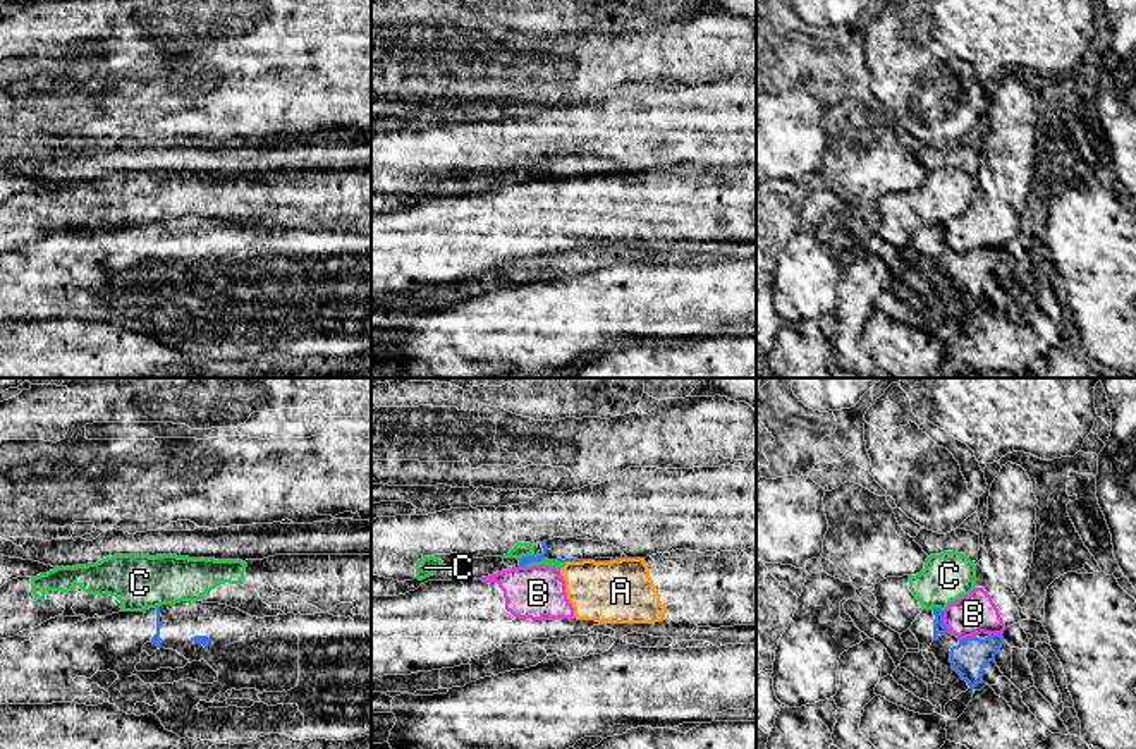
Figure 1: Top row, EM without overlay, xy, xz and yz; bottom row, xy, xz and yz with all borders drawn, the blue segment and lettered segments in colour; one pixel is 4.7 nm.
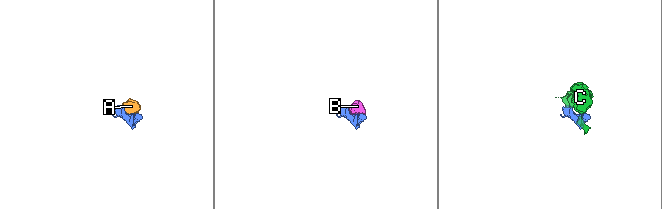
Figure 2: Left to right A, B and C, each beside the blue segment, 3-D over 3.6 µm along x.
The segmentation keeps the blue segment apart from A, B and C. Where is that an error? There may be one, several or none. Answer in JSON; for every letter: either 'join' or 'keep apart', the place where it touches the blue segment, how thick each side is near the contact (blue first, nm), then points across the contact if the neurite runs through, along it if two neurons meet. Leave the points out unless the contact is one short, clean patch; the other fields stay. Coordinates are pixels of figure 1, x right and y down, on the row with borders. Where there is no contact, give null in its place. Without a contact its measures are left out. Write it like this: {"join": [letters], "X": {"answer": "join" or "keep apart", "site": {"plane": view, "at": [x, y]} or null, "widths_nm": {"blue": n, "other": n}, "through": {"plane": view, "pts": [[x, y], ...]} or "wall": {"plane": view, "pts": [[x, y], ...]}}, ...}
{"join": [], "A": {"answer": "keep apart", "site": {"plane": "xz", "at": [574, 560]}, "widths_nm": {"blue": 20, "other": 300}, "wall": {"plane": "xz", "pts": [[583, 560], [566, 562]]}}, "B": {"answer": "keep apart", "site": {"plane": "yz", "at": [942, 621]}, "widths_nm": {"blue": 60, "other": 190}, "wall": {"plane": "yz", "pts": [[942, 610], [942, 624], [949, 631]]}}, "C": {"answer": "keep apart", "site": {"plane": "xz", "at": [533, 560]}, "widths_nm": {"blue": 50, "other": 40}, "wall": {"plane": "xz", "pts": [[543, 557], [523, 566]]}}}

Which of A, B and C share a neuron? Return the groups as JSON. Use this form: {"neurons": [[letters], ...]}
{"neurons": [["A", "B"], ["C"]]}

